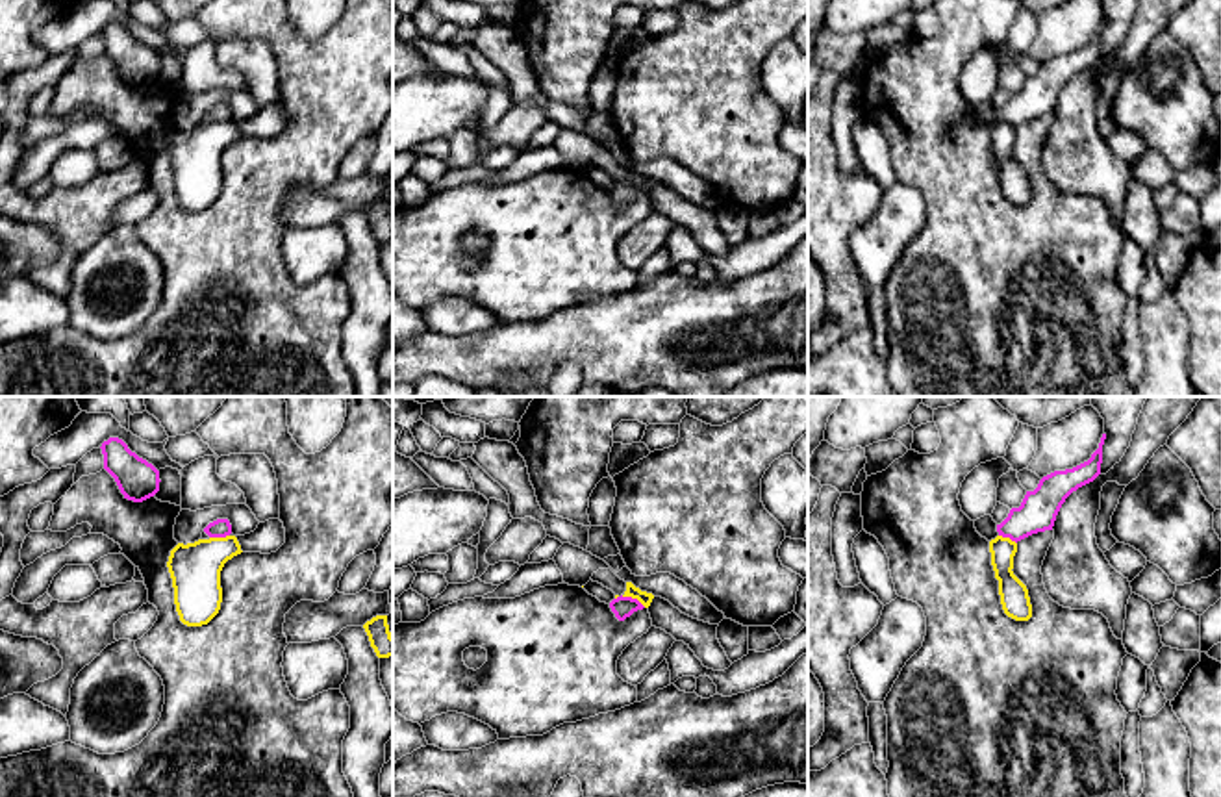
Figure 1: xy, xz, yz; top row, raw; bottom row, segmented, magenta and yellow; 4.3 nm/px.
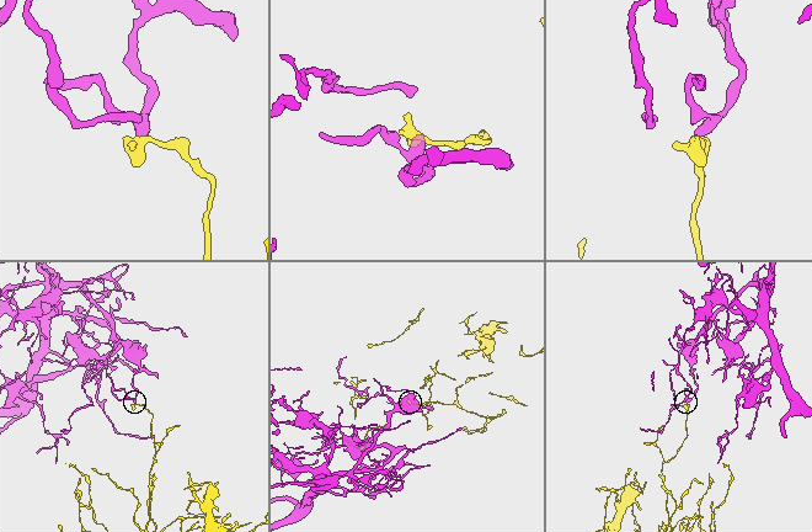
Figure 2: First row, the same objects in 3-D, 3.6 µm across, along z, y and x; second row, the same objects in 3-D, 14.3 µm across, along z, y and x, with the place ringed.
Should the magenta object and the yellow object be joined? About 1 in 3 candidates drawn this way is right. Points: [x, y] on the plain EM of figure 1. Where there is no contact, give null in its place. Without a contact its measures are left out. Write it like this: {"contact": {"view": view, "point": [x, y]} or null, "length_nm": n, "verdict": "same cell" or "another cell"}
{"contact": {"view": "xz", "point": [634, 184]}, "length_nm": 120, "verdict": "another cell"}

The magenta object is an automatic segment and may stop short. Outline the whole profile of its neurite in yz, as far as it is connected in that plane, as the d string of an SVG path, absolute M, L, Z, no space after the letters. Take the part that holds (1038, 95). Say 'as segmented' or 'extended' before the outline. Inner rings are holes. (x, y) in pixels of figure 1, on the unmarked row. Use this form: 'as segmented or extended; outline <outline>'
as segmented; outline M1106 19L1088 46L1073 54L1054 56L1043 61L1034 76L1026 76L1021 91L1012 93L1008 102L997 109L999 120L1017 128L1032 119L1052 115L1065 83L1101 59L1104 24Z

